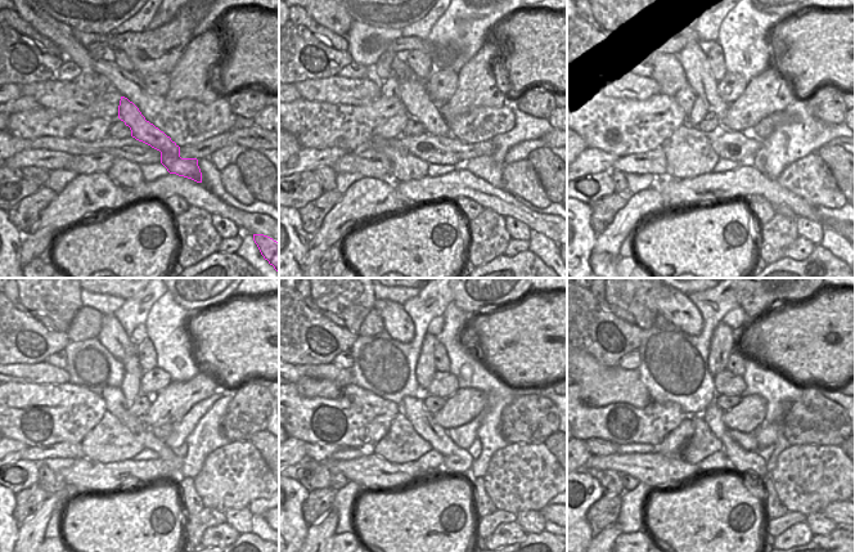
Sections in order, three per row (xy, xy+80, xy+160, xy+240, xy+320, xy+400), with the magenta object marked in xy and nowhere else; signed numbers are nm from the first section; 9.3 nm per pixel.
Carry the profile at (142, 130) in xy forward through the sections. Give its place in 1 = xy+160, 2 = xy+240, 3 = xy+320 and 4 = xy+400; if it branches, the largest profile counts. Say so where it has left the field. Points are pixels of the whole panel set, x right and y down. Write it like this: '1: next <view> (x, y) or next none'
1: next xy+160 (700, 79)
2: next xy+240 (112, 336)
3: next xy+320 (396, 322)
4: next xy+400 (676, 308)

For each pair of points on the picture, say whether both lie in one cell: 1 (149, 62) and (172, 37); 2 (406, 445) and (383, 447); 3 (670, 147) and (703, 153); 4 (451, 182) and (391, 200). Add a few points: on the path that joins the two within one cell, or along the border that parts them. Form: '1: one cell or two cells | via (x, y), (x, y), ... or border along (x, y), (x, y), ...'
1: one cell | via (154, 58), (166, 44)
2: one cell | via (401, 445), (388, 447)
3: one cell | via (678, 149), (696, 153)
4: two cells | border along (394, 183), (396, 193), (406, 203)

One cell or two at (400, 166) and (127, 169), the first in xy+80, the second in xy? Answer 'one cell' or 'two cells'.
one cell

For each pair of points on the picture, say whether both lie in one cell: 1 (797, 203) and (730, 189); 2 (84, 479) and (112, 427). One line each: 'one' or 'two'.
1: one
2: two

